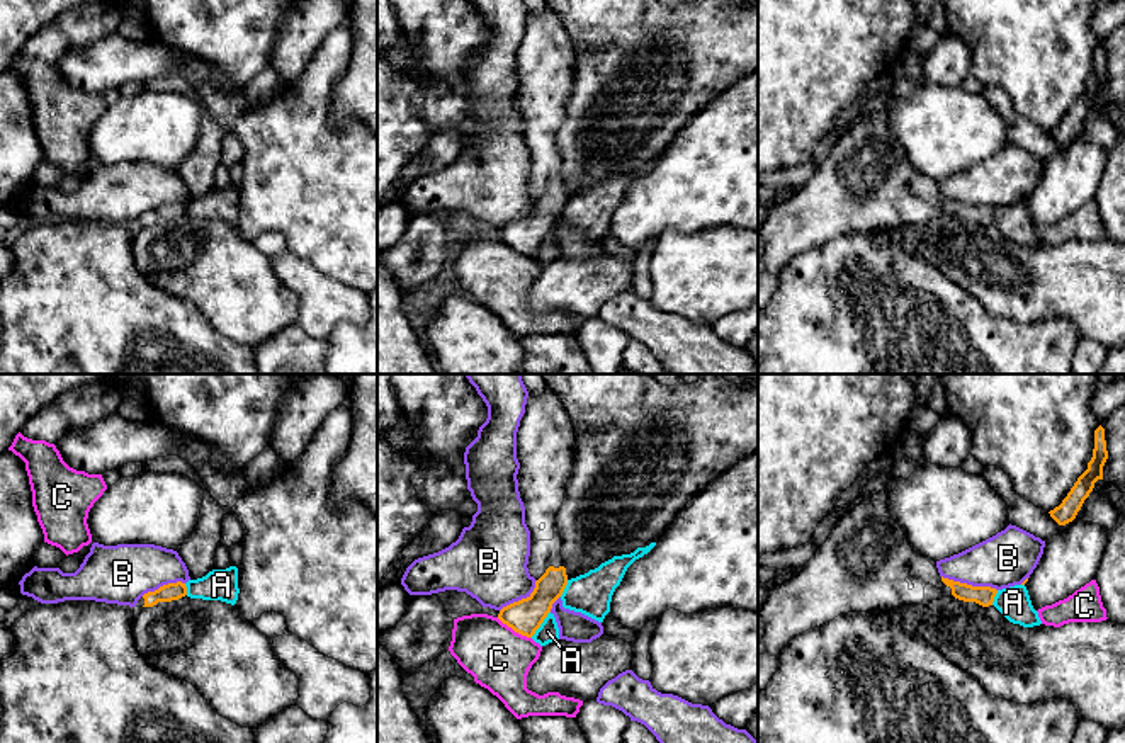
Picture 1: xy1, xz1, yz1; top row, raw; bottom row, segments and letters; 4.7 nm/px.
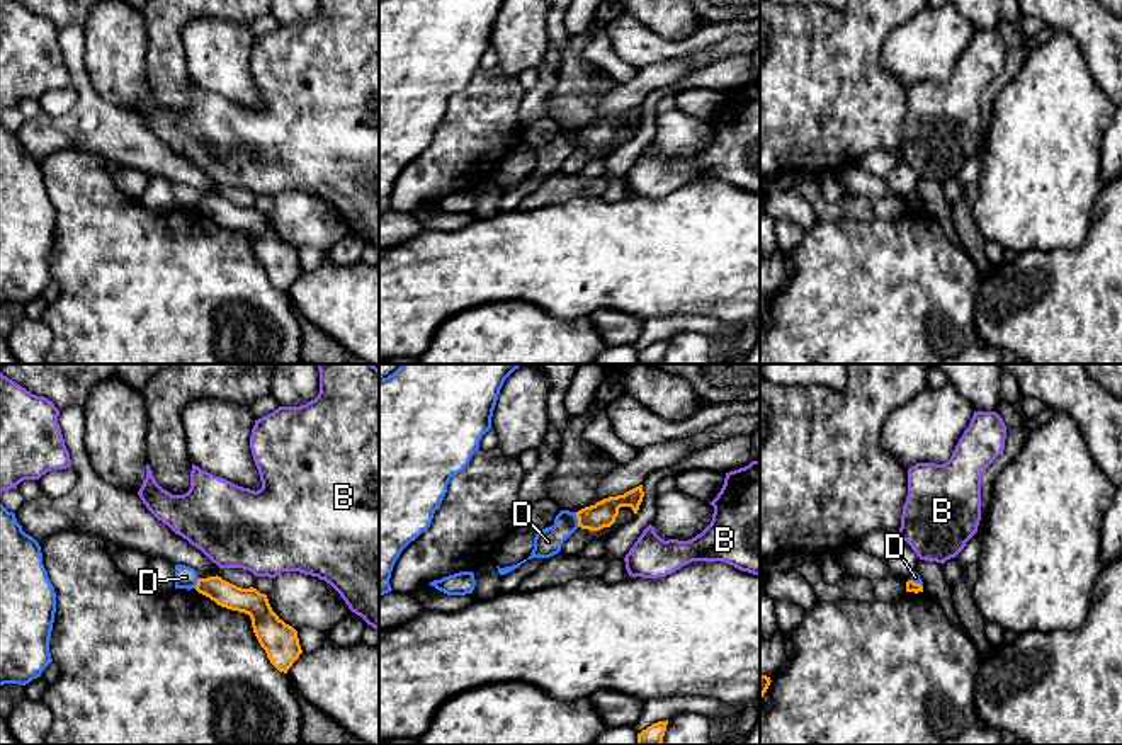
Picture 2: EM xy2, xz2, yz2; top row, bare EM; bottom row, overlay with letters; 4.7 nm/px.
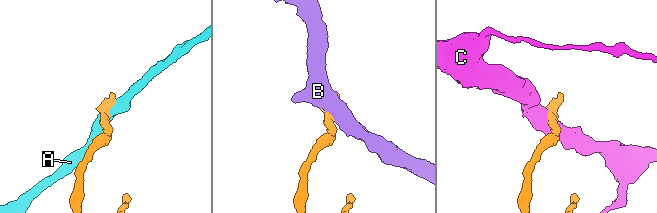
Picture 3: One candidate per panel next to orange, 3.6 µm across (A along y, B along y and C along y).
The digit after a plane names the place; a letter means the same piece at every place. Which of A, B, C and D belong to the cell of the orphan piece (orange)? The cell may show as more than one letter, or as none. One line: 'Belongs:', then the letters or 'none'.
Belongs: none

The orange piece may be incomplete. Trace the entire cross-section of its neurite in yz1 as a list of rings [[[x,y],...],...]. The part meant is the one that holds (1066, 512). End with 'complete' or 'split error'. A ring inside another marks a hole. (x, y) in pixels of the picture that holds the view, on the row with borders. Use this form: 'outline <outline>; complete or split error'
outline [[[1100,425],[1094,430],[1094,449],[1093,457],[1088,462],[1088,469],[1077,478],[1067,496],[1062,500],[1059,507],[1050,510],[1050,517],[1059,524],[1066,525],[1072,522],[1081,510],[1084,500],[1094,488],[1098,479],[1103,479],[1103,466],[1108,459],[1105,428]]]; complete

